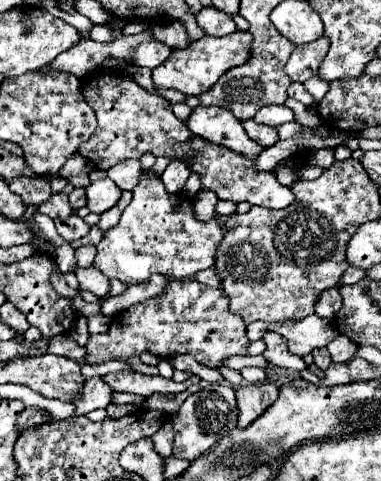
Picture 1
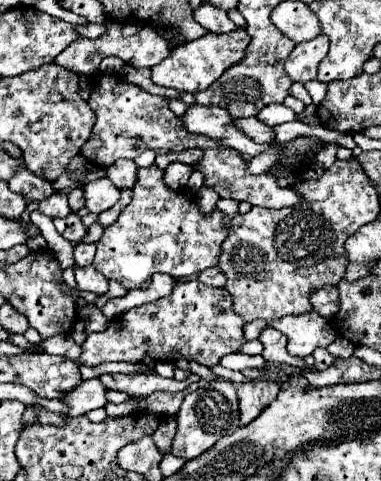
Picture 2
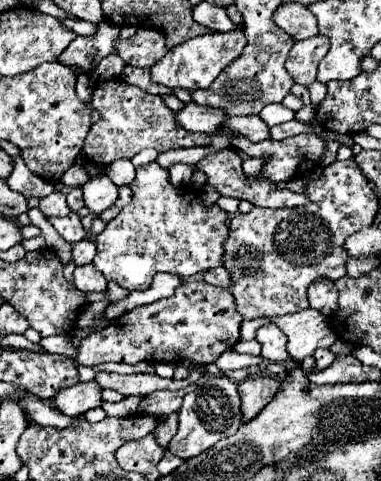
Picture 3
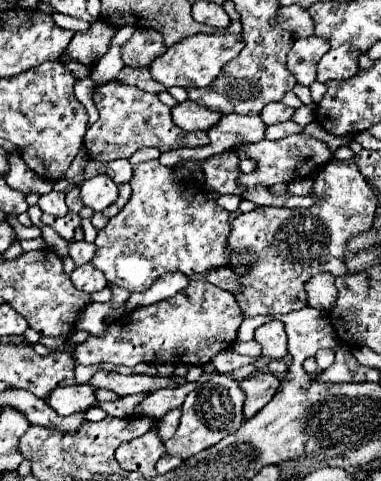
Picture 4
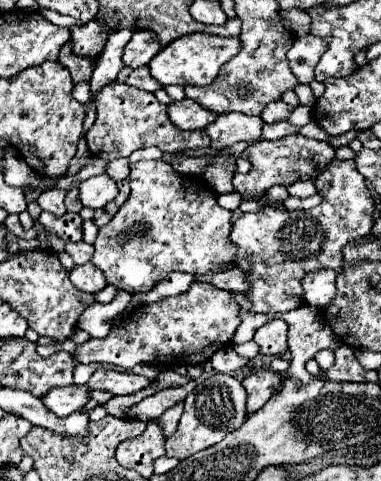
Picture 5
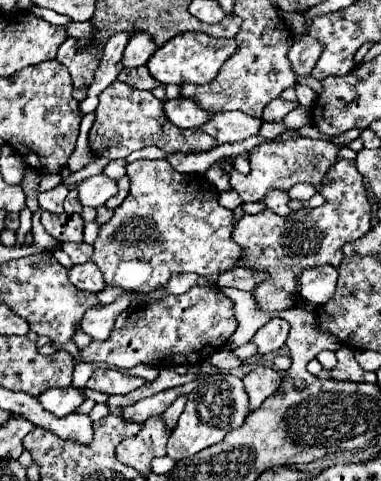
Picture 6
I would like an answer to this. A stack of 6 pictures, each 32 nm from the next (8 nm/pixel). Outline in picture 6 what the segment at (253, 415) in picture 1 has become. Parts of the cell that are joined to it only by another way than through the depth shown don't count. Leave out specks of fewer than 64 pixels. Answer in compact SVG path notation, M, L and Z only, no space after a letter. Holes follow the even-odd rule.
M256 366L252 372L248 372L244 376L244 388L250 396L250 410L260 408L260 404L278 390L280 382L280 372L270 366Z

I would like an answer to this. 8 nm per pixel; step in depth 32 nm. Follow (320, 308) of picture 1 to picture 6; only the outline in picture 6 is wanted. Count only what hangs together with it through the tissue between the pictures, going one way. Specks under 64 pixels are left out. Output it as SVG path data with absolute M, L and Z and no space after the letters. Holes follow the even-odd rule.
M332 264L312 266L302 270L302 274L296 278L296 292L304 300L320 306L320 302L324 304L334 294L336 280L338 280L338 272Z

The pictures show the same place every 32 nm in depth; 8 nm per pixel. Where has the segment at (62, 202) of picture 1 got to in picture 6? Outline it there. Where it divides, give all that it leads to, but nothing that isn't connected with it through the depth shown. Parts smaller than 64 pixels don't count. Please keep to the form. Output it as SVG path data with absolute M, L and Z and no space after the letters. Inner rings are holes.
M58 184L56 188L48 190L48 192L40 192L38 196L38 204L48 210L48 212L54 212L54 214L62 214L64 208L62 208L62 202L68 194L68 186L66 184Z

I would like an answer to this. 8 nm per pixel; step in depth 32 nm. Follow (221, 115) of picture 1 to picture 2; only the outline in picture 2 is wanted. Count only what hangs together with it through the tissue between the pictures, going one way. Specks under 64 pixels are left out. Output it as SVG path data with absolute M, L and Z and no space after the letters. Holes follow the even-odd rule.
M192 104L180 116L180 122L184 124L184 128L188 132L200 132L204 136L224 140L224 144L228 148L234 148L234 150L238 150L240 154L246 154L246 156L258 156L258 154L270 150L272 146L276 146L276 142L272 142L272 144L256 144L256 142L252 142L248 136L244 136L234 126L230 114L224 108Z

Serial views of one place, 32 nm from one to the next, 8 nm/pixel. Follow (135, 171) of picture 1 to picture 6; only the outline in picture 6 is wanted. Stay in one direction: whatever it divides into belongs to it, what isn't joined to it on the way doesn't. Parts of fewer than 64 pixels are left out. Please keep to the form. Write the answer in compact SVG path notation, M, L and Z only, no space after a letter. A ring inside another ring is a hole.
M112 160L106 168L104 168L104 174L108 174L112 180L118 180L118 178L122 178L124 174L126 174L126 160Z

